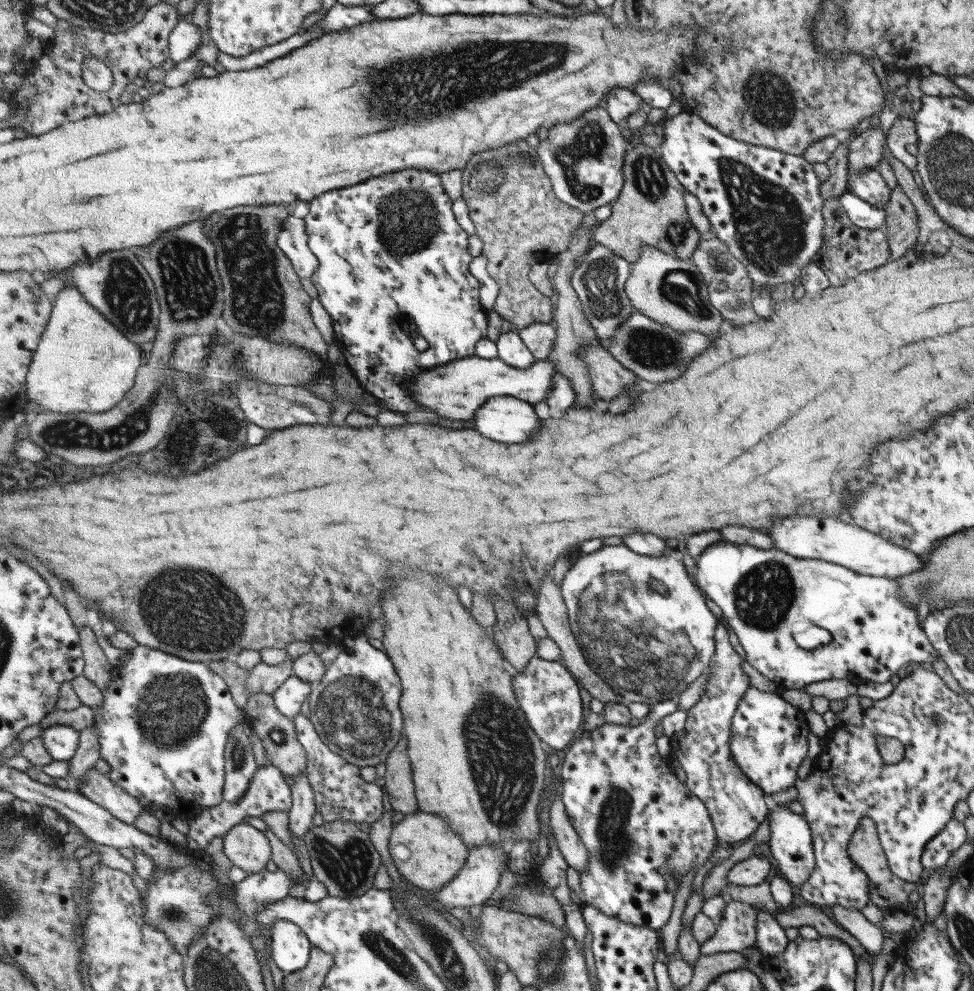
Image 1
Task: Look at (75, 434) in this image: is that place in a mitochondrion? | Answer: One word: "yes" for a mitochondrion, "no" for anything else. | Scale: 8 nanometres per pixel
yes

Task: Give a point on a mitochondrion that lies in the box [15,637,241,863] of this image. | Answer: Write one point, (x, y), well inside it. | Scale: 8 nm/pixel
(172, 708)

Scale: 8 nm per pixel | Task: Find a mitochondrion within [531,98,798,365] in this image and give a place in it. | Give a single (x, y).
(589, 142)

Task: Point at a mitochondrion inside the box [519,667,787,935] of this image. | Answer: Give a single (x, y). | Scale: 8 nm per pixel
(615, 845)

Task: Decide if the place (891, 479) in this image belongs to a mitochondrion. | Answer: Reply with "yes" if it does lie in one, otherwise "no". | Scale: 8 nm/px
yes

